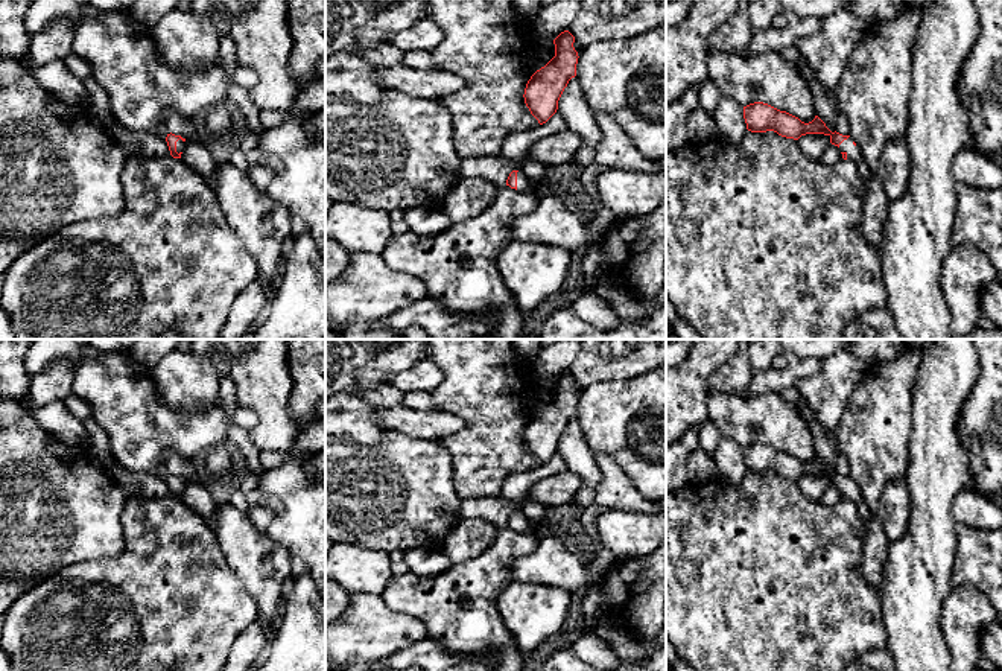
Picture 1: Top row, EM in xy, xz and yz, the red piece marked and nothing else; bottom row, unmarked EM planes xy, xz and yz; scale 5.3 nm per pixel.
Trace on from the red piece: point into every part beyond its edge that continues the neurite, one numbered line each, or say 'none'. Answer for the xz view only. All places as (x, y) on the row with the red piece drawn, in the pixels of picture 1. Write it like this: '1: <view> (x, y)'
1: xz (523, 184)

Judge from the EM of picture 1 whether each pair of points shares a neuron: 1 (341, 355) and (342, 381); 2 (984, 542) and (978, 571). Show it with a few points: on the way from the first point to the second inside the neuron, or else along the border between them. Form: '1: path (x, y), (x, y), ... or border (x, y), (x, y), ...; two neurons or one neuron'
1: path (341, 361), (341, 375); one neuron
2: path (984, 550), (984, 563); one neuron

